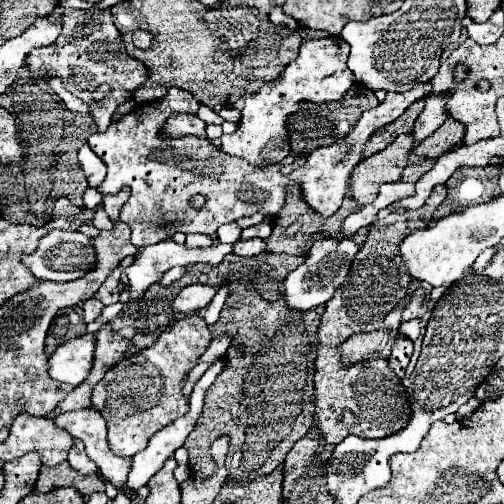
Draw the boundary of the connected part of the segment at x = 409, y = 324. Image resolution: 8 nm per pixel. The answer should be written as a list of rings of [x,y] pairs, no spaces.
[[[411,319],[411,321],[403,321],[401,323],[401,327],[399,327],[399,333],[403,333],[403,335],[407,335],[407,339],[411,339],[411,341],[415,341],[417,337],[419,337],[419,333],[421,333],[421,319]]]

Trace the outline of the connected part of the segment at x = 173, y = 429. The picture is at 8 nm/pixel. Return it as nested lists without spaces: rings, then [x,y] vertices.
[[[223,361],[213,363],[213,365],[201,375],[201,379],[193,385],[193,391],[191,391],[191,397],[189,397],[189,411],[187,411],[183,417],[179,417],[175,423],[171,423],[171,425],[167,425],[165,429],[161,429],[159,433],[155,433],[155,435],[151,437],[149,445],[147,445],[143,451],[139,451],[139,453],[133,455],[133,459],[131,459],[133,465],[131,465],[131,471],[129,471],[129,477],[127,477],[127,487],[129,487],[129,491],[137,491],[137,489],[141,489],[143,485],[147,485],[147,481],[159,471],[159,465],[163,465],[165,459],[171,457],[171,455],[175,453],[175,449],[185,443],[185,439],[189,437],[189,433],[191,433],[193,427],[197,425],[197,419],[201,417],[201,411],[203,411],[203,395],[205,395],[205,391],[211,387],[211,383],[215,381],[215,377],[219,375],[221,369],[223,369]]]

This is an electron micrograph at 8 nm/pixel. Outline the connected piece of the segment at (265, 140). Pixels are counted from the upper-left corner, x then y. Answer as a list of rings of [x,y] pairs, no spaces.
[[[339,37],[303,41],[299,57],[289,63],[281,77],[265,83],[255,95],[245,99],[241,109],[241,121],[235,133],[221,135],[221,151],[245,159],[253,167],[265,167],[283,161],[289,155],[285,119],[299,109],[299,101],[339,101],[353,85],[353,71],[347,67],[349,47]]]

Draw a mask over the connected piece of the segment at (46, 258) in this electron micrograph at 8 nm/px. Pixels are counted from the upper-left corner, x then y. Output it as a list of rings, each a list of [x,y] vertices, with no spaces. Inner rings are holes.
[[[53,229],[47,235],[43,235],[37,243],[37,249],[33,253],[21,255],[23,265],[37,277],[37,279],[49,279],[49,281],[73,281],[79,279],[85,271],[91,269],[91,263],[95,263],[93,247],[89,245],[89,237],[80,232],[59,231]]]

